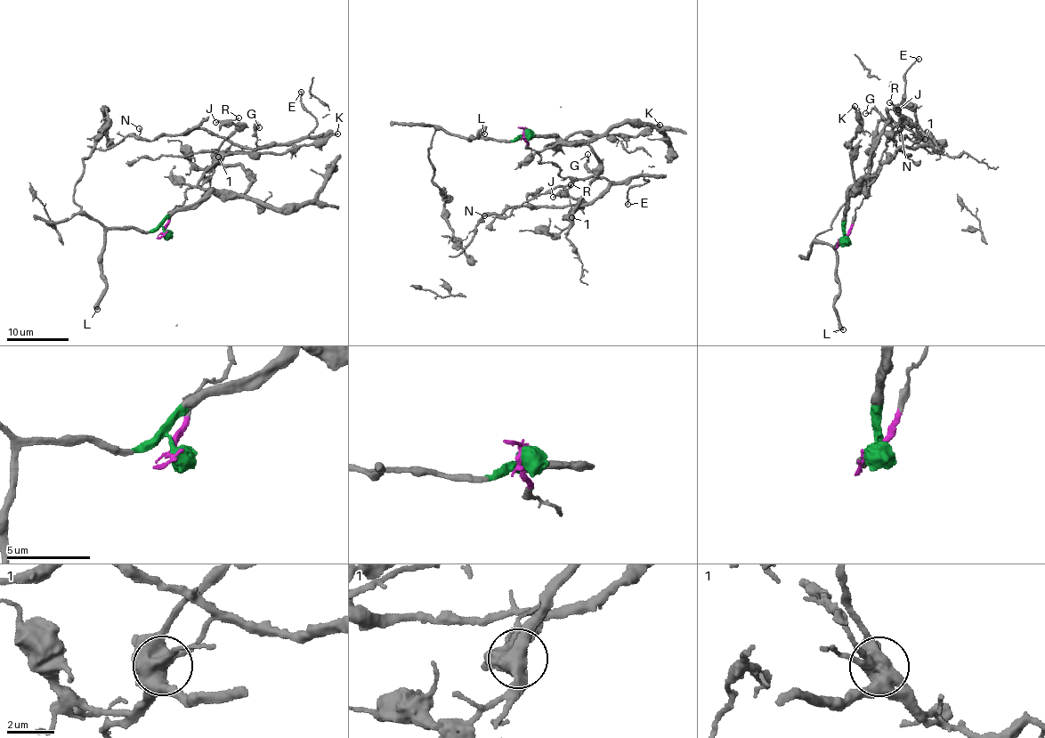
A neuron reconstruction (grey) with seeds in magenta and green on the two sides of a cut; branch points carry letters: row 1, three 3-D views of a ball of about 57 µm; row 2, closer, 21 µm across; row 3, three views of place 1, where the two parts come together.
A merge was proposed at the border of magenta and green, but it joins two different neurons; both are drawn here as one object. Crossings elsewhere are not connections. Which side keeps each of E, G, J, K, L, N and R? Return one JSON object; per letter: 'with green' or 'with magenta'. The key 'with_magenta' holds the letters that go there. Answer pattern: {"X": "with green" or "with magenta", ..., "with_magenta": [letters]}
{"E": "with magenta", "G": "with magenta", "J": "with green", "K": "with green", "L": "with green", "N": "with magenta", "R": "with green", "with_magenta": ["E", "G", "N"]}

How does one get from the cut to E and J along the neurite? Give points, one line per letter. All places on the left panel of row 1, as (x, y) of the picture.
E: (163, 233), (168, 215), (186, 190), (211, 175), (215, 160), (307, 137), (317, 119), (302, 102), (302, 92)
J: (165, 233), (166, 220), (209, 193), (241, 195), (248, 186), (241, 166), (218, 158), (238, 126), (214, 123)

